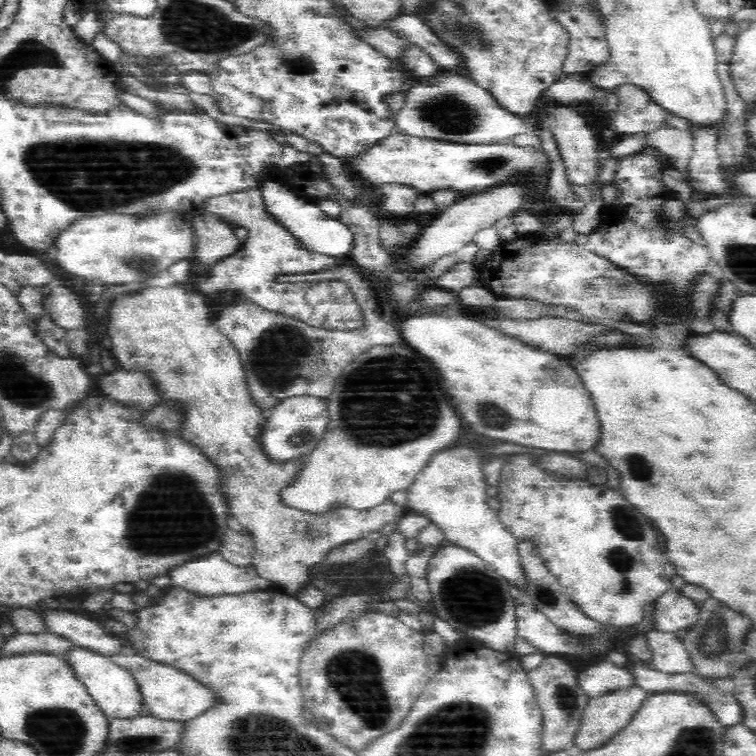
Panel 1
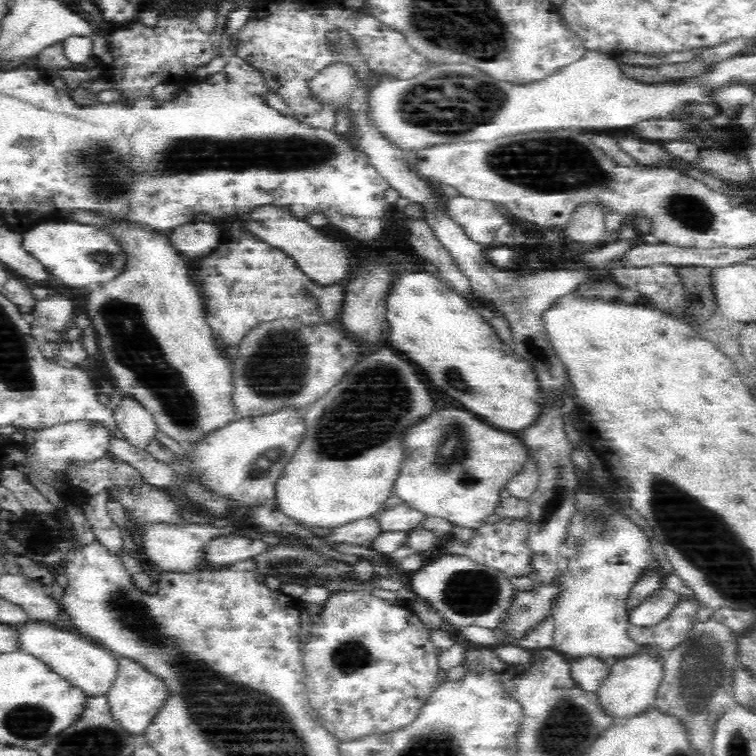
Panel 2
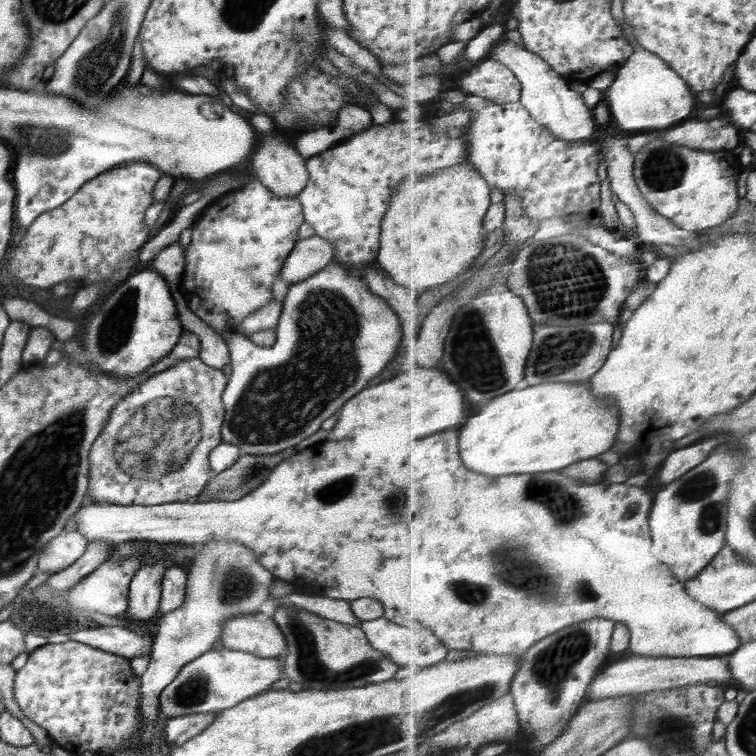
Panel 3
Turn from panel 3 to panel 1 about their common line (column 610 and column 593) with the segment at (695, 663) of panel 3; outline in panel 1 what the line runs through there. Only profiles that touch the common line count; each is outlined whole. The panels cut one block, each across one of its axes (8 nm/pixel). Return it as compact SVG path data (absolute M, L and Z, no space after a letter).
M602 659L588 664L584 671L578 673L577 679L579 687L589 698L631 690L637 685L634 672Z

